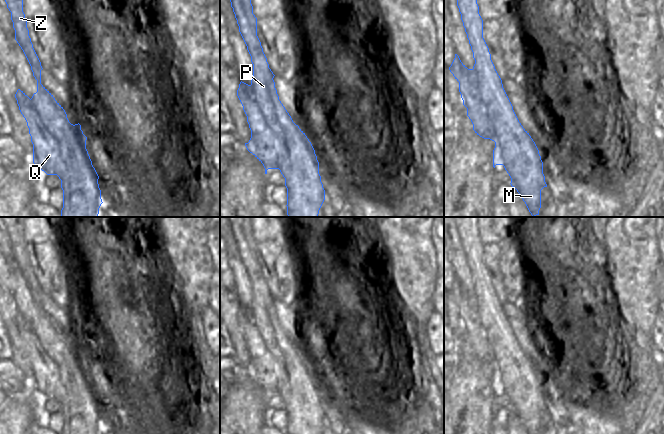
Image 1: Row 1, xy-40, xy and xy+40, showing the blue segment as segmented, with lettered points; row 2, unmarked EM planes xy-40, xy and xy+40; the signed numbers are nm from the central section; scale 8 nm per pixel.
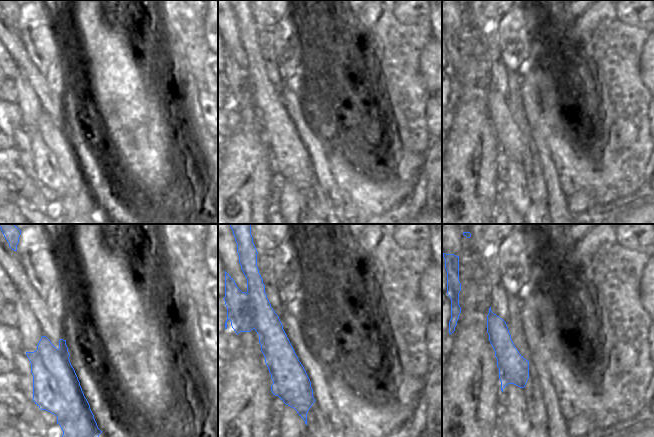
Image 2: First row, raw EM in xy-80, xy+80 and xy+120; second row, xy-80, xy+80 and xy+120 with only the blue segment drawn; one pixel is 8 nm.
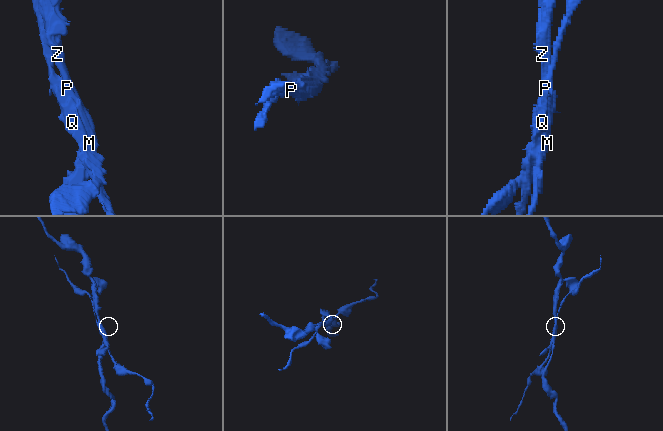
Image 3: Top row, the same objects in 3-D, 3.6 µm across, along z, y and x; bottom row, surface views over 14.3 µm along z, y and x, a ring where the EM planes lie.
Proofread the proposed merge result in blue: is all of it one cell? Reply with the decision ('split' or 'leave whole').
split

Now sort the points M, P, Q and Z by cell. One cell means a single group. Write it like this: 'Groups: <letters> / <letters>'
Groups: M P Z / Q

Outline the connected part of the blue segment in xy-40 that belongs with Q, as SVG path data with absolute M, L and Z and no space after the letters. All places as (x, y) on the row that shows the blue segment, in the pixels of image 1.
M20 89L15 94L19 110L27 122L33 144L33 163L47 175L57 175L61 146L47 130L31 99Z

